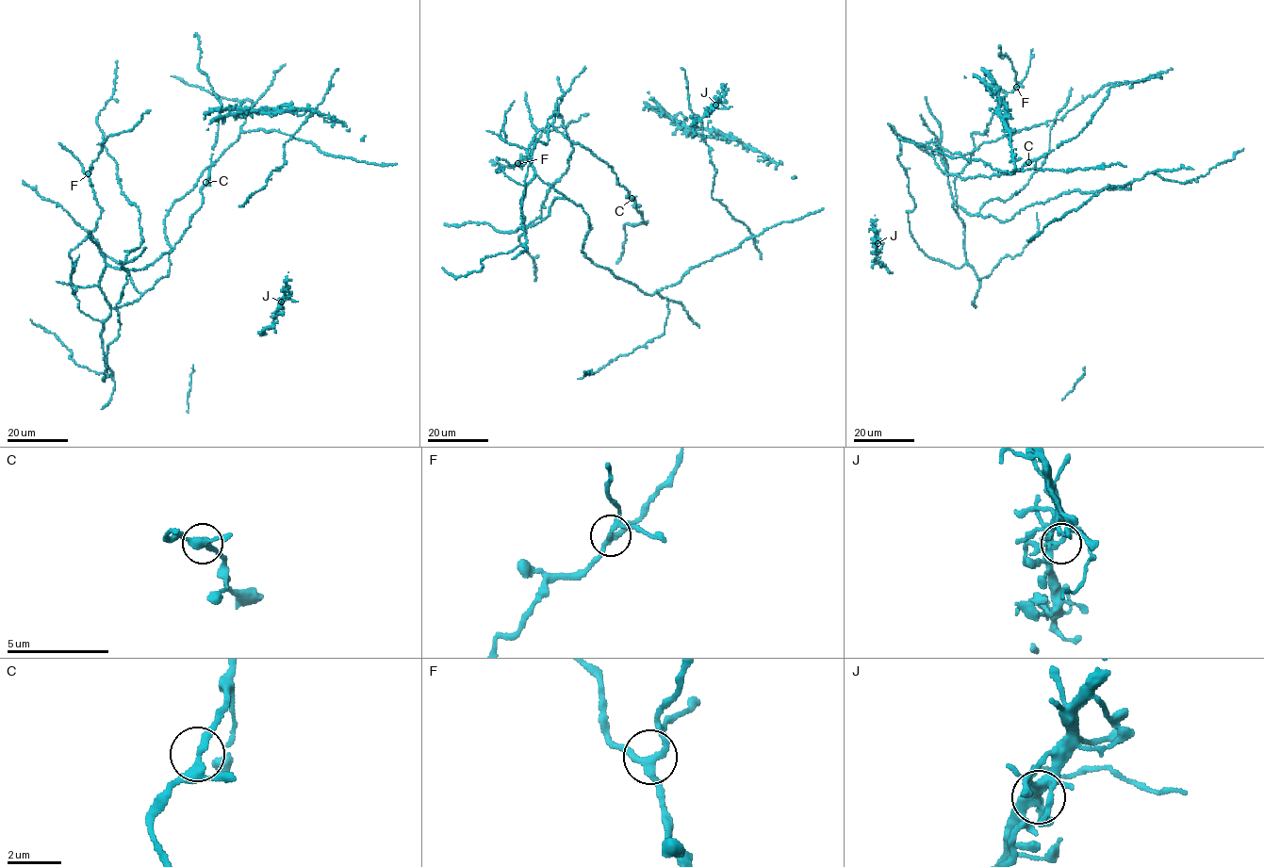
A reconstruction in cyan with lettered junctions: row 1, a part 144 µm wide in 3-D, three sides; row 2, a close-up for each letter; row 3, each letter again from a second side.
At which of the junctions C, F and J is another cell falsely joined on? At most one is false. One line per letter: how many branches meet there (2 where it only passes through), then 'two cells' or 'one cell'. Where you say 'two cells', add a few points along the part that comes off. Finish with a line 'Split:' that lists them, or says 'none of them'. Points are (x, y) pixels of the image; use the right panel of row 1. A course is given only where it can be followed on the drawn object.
C: 3 | one cell
F: 3 | one cell
J: 3 | one cell
Split: none of them

